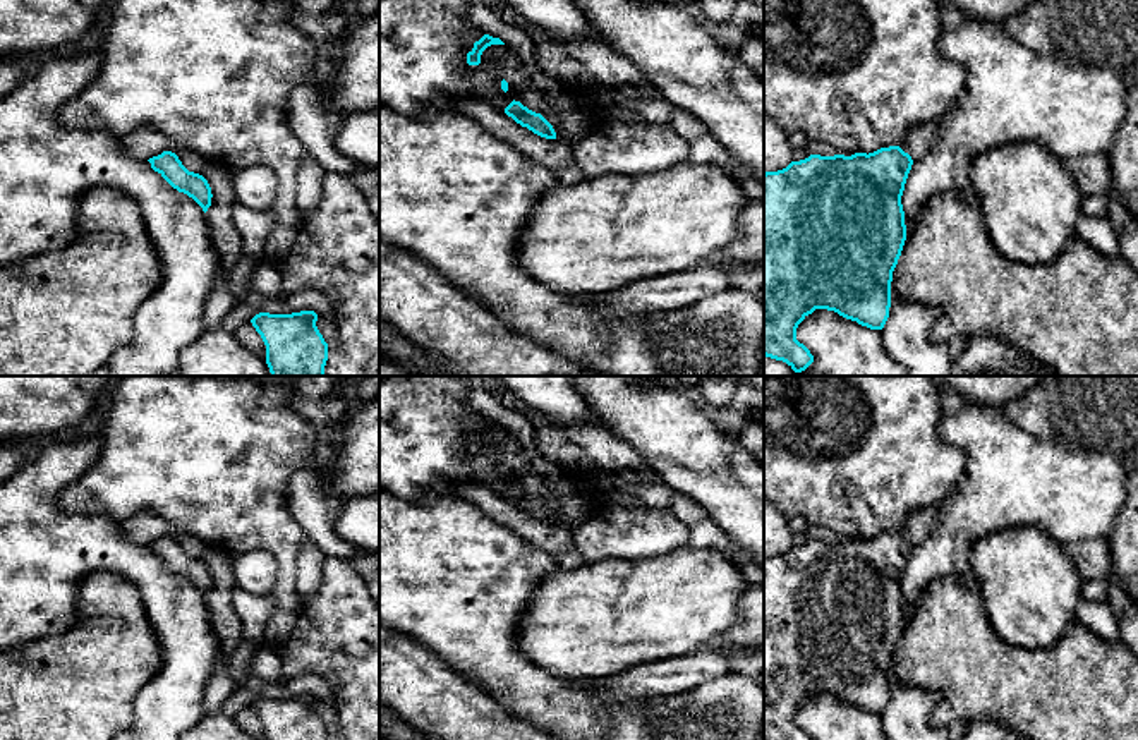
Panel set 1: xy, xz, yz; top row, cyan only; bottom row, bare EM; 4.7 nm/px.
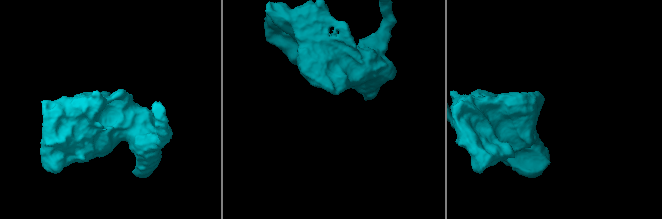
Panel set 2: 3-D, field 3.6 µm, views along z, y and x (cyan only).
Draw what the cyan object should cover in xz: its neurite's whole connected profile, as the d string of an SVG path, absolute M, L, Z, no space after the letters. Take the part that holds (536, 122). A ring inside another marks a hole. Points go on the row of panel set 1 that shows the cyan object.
M511 101L506 108L505 113L511 117L517 124L522 127L527 127L534 134L546 137L546 139L556 139L556 132L553 125L541 115L527 106L524 106L520 101Z

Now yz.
M899 146L851 156L810 155L764 173L764 355L805 371L814 355L796 340L798 325L815 309L834 311L870 330L882 330L891 307L893 271L906 240L901 196L913 160Z

